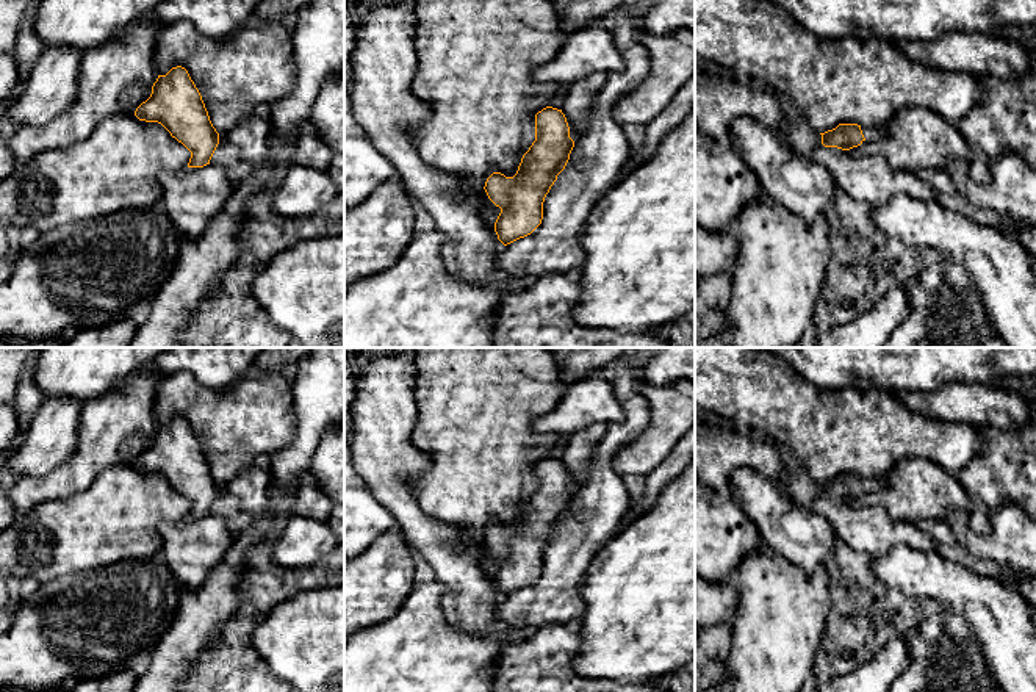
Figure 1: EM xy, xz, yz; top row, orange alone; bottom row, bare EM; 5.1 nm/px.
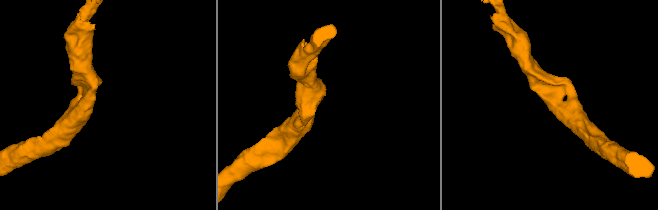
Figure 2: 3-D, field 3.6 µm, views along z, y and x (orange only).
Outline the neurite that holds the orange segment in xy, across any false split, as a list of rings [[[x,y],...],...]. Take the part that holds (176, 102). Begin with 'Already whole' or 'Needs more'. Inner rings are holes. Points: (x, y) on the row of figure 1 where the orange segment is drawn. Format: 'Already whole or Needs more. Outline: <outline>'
Already whole. Outline: [[[177,66],[166,75],[158,75],[150,97],[136,108],[135,116],[139,121],[161,124],[182,142],[191,152],[188,168],[210,164],[219,133],[185,67]]]

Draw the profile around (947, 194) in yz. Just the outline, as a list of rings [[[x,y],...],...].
[[[919,171],[914,174],[931,185],[936,202],[945,210],[961,213],[986,227],[1000,227],[1003,233],[1014,230],[1011,216],[973,205],[958,191],[945,171]]]

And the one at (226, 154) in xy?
[[[219,135],[219,144],[210,163],[224,166],[233,182],[244,178],[252,169],[252,166],[239,157],[236,147],[228,142],[225,135]]]

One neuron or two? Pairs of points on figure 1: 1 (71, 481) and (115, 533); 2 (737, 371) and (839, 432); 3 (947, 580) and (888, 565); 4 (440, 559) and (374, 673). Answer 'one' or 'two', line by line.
1: two
2: one
3: one
4: two

